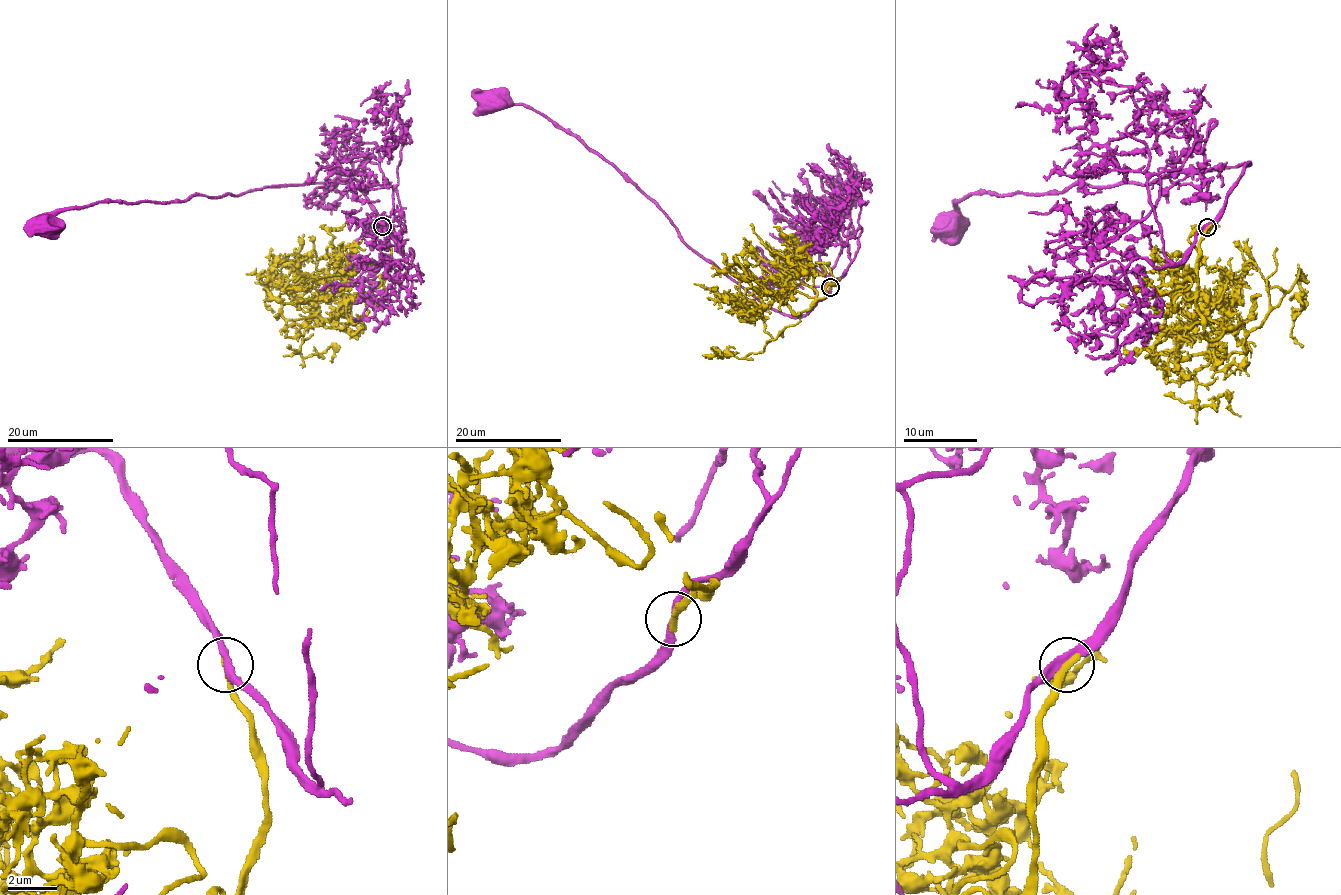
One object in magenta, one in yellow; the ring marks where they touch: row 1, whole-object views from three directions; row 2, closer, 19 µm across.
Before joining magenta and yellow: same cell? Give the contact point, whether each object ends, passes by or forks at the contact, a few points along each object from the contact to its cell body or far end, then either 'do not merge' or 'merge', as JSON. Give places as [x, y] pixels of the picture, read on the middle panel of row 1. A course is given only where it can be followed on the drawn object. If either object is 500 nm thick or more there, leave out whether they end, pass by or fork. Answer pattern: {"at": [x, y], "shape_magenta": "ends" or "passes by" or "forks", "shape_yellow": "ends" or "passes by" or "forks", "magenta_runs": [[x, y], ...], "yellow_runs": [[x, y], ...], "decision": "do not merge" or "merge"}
{"at": [830, 287], "shape_magenta": "passes by", "shape_yellow": "ends", "magenta_runs": [[830, 286], [805, 314], [784, 315], [696, 253], [611, 164], [522, 104], [501, 104], [494, 95], [492, 100]], "yellow_runs": [[830, 286], [839, 280], [762, 351], [736, 358], [712, 347], [723, 355]], "decision": "merge"}

